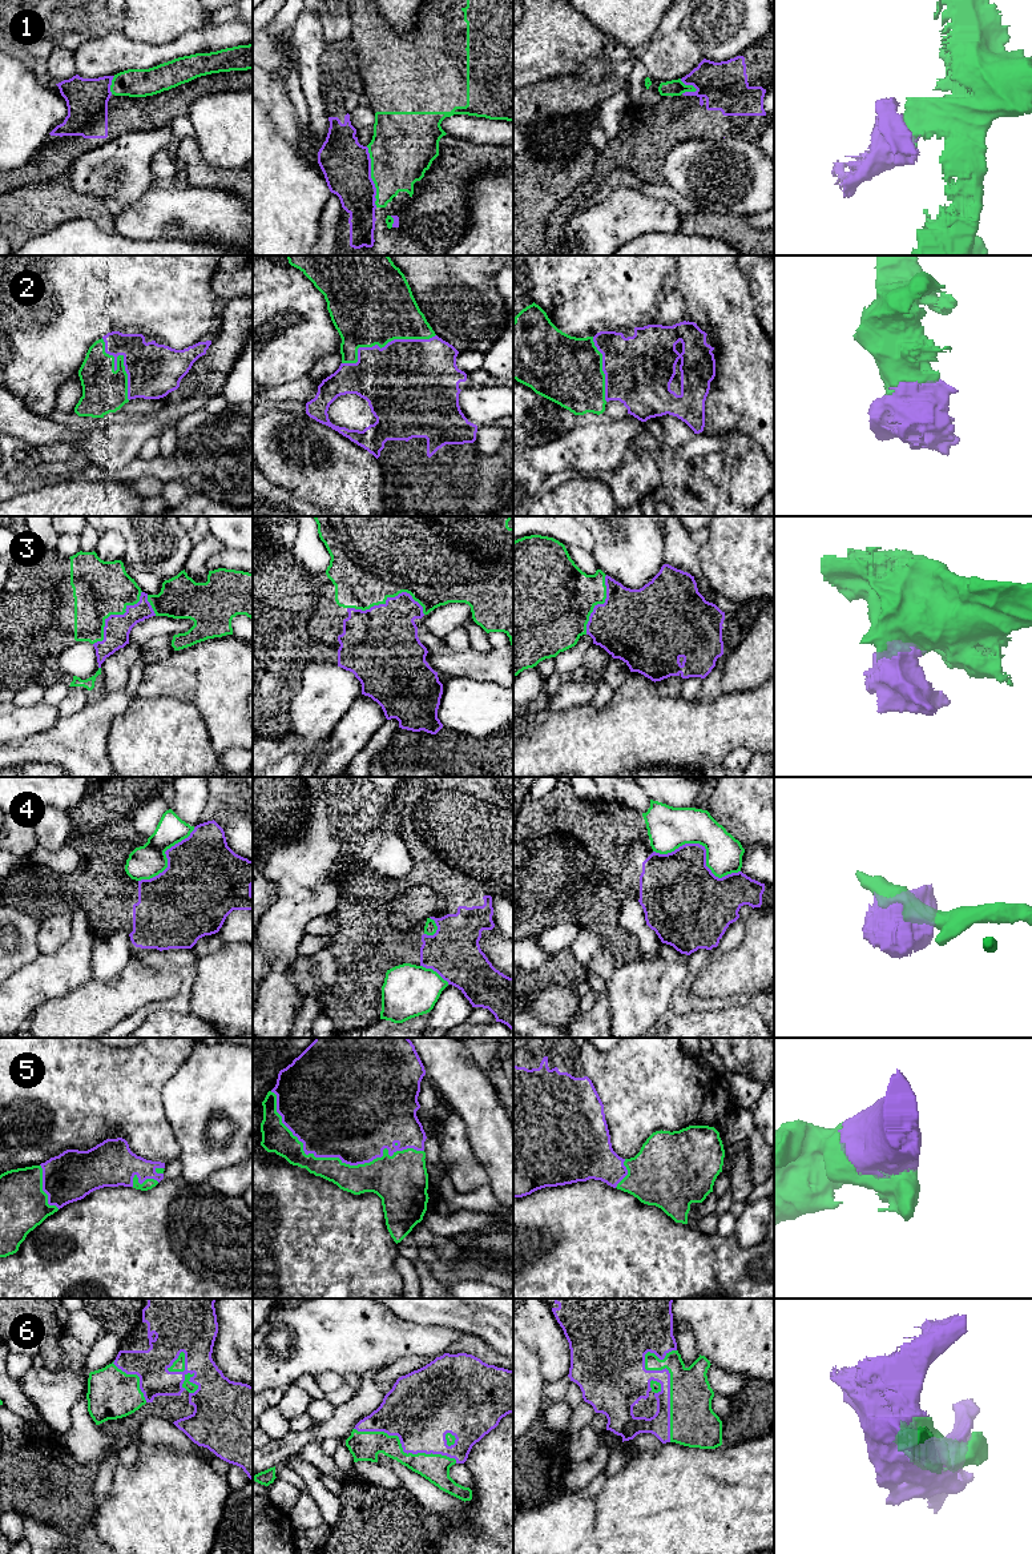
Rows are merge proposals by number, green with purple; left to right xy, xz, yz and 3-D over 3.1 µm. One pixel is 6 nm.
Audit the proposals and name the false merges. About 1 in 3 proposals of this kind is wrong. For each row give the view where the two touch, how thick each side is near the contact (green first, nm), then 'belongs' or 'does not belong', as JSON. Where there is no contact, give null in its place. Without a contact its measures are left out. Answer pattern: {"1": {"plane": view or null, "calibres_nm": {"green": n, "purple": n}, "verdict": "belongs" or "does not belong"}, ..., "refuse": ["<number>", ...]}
{"1": {"plane": "xz", "calibres_nm": {"green": 380, "purple": 300}, "verdict": "does not belong"}, "2": {"plane": "xz", "calibres_nm": {"green": 460, "purple": 500}, "verdict": "belongs"}, "3": {"plane": "xz", "calibres_nm": {"green": 500, "purple": 400}, "verdict": "does not belong"}, "4": {"plane": "yz", "calibres_nm": {"green": 260, "purple": 360}, "verdict": "does not belong"}, "5": {"plane": "xz", "calibres_nm": {"green": 180, "purple": 500}, "verdict": "belongs"}, "6": {"plane": "yz", "calibres_nm": {"green": 280, "purple": 240}, "verdict": "belongs"}, "refuse": ["1", "3", "4"]}

